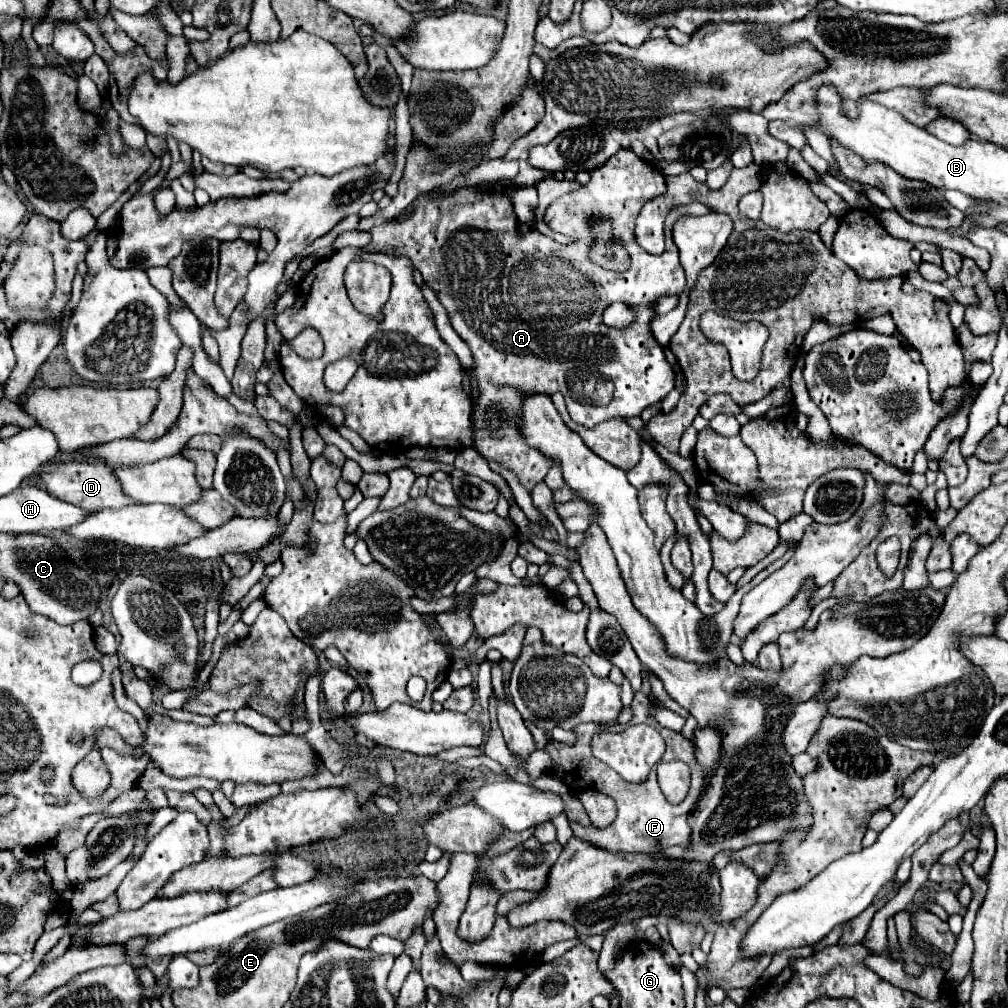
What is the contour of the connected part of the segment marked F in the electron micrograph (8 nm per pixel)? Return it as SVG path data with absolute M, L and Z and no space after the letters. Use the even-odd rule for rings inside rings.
M637 692L633 702L631 702L631 712L633 712L633 718L631 718L631 724L651 724L655 726L665 742L667 742L667 750L663 754L663 762L673 762L673 760L685 760L685 764L691 768L691 788L689 788L689 796L681 802L681 804L669 804L667 798L663 796L663 792L659 790L659 784L657 780L657 766L651 769L649 774L649 780L643 782L643 784L629 784L625 782L617 772L613 772L609 766L605 766L603 762L595 760L591 756L591 748L589 748L589 742L591 742L591 736L597 734L597 724L589 722L589 724L581 724L577 726L573 732L577 734L577 740L575 744L563 744L563 742L557 742L557 740L551 740L545 750L551 754L551 774L557 776L559 780L563 780L573 792L583 792L585 788L597 788L597 792L605 792L605 796L613 798L615 804L617 804L617 820L613 820L613 824L609 828L593 828L593 824L589 826L583 826L579 822L571 822L571 830L575 832L577 838L585 840L585 842L591 842L599 848L607 848L611 852L657 852L657 850L663 850L667 846L685 846L689 842L689 834L691 834L691 828L687 824L687 818L689 814L693 812L695 804L697 804L697 798L701 796L701 786L703 786L703 778L701 778L701 768L695 764L695 756L693 756L693 746L691 742L679 734L679 732L673 732L669 728L661 728L651 716L649 716L649 696L645 696L643 692ZM583 754L589 754L589 764L585 764L583 760Z

